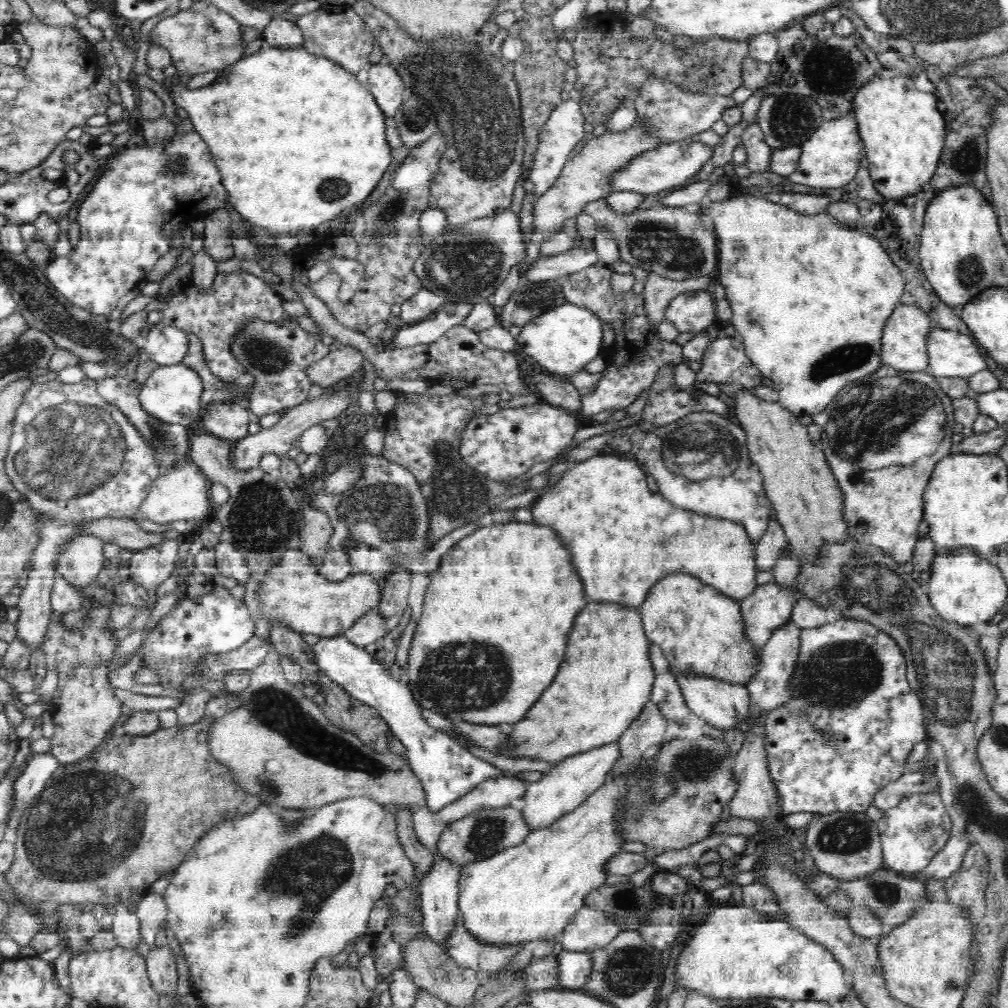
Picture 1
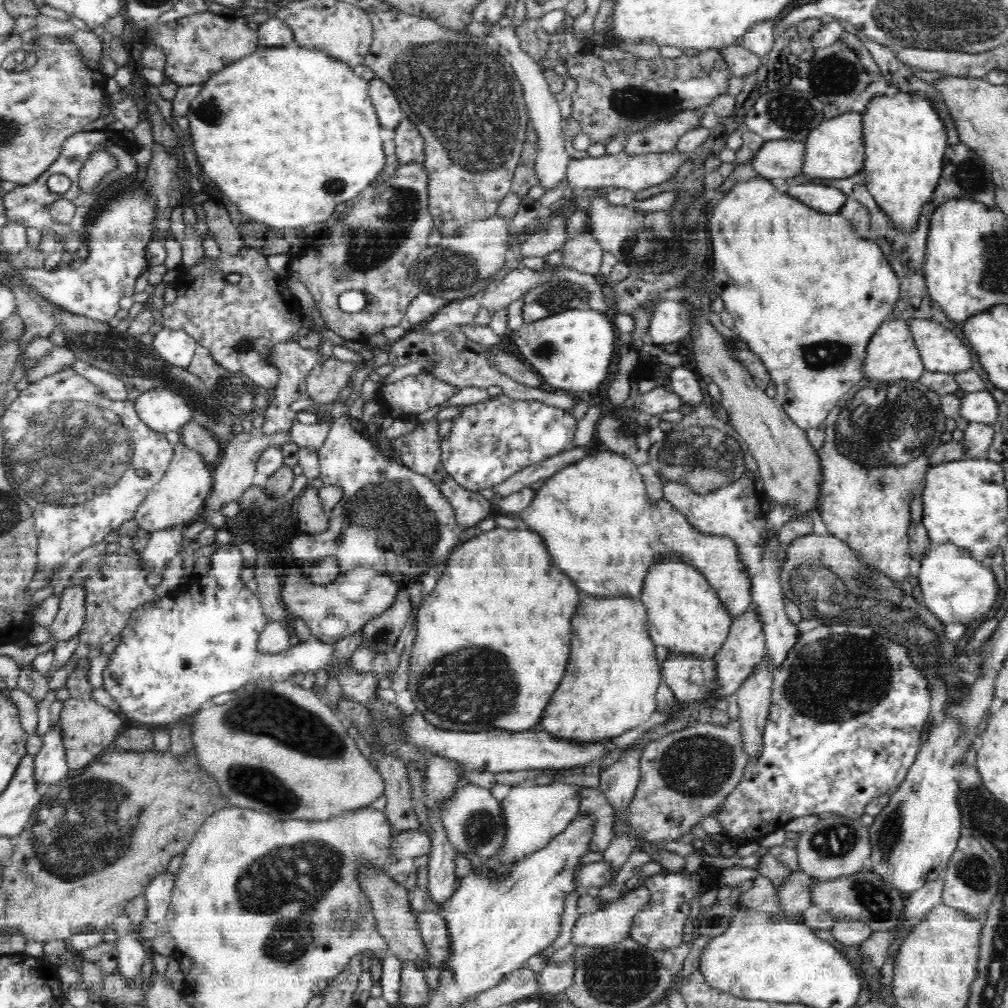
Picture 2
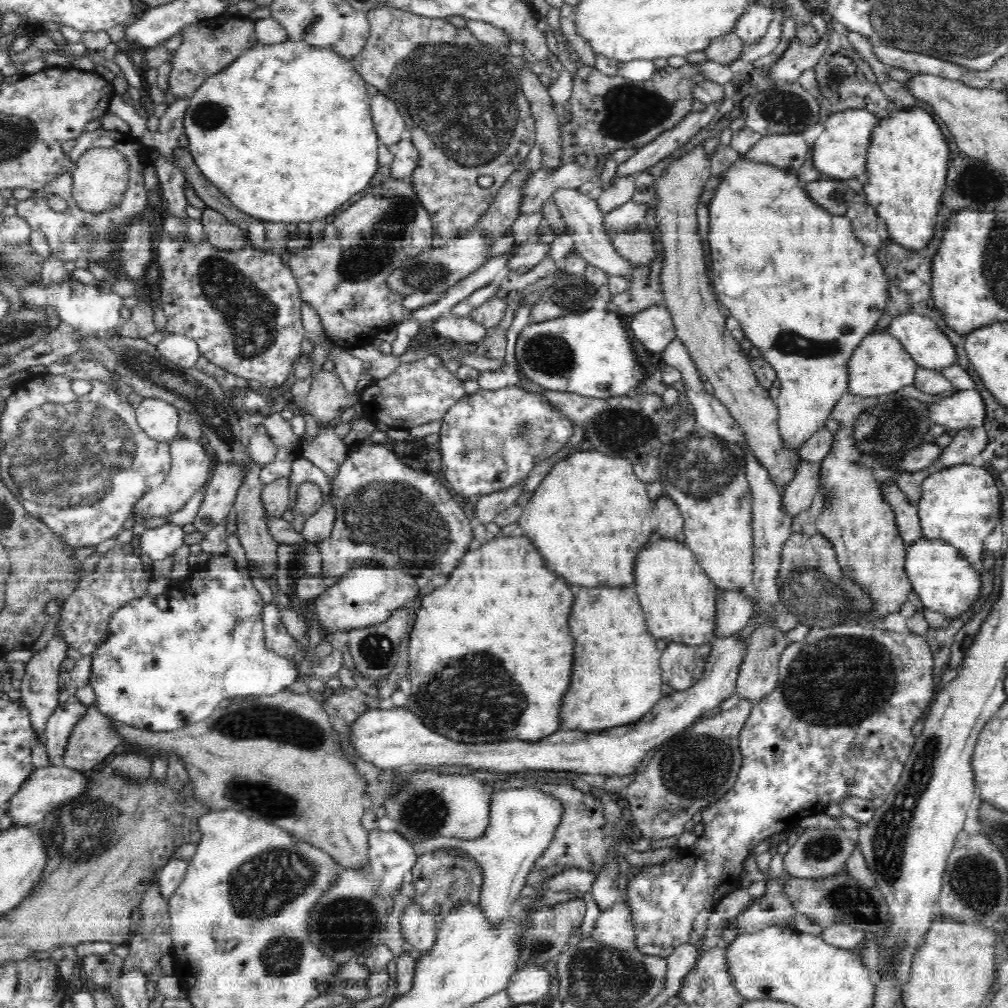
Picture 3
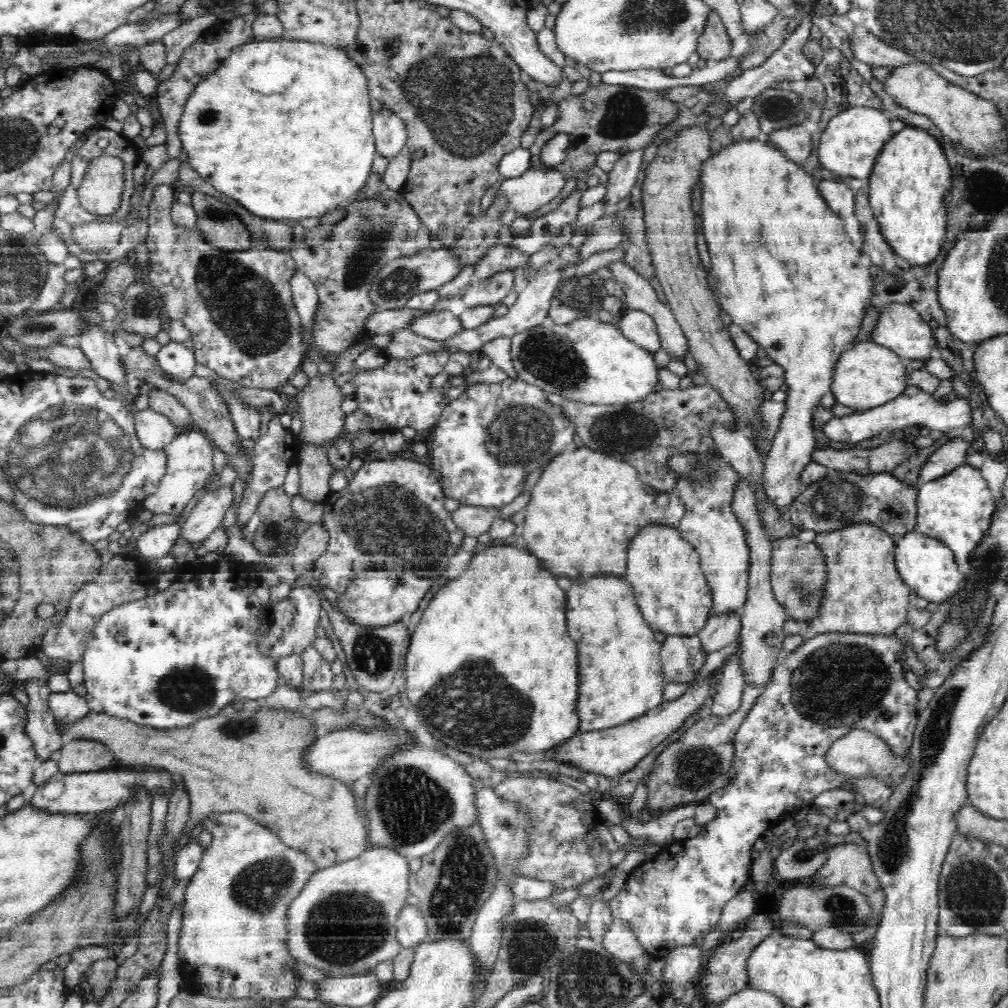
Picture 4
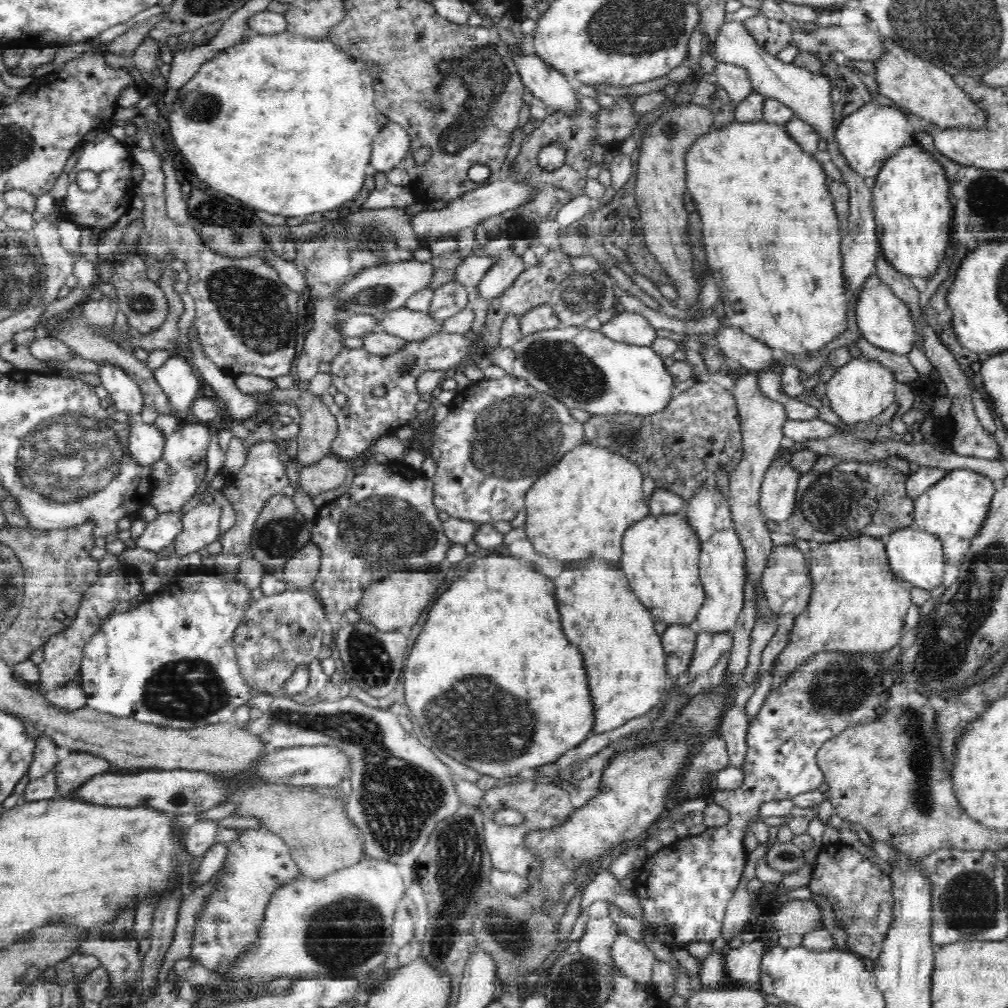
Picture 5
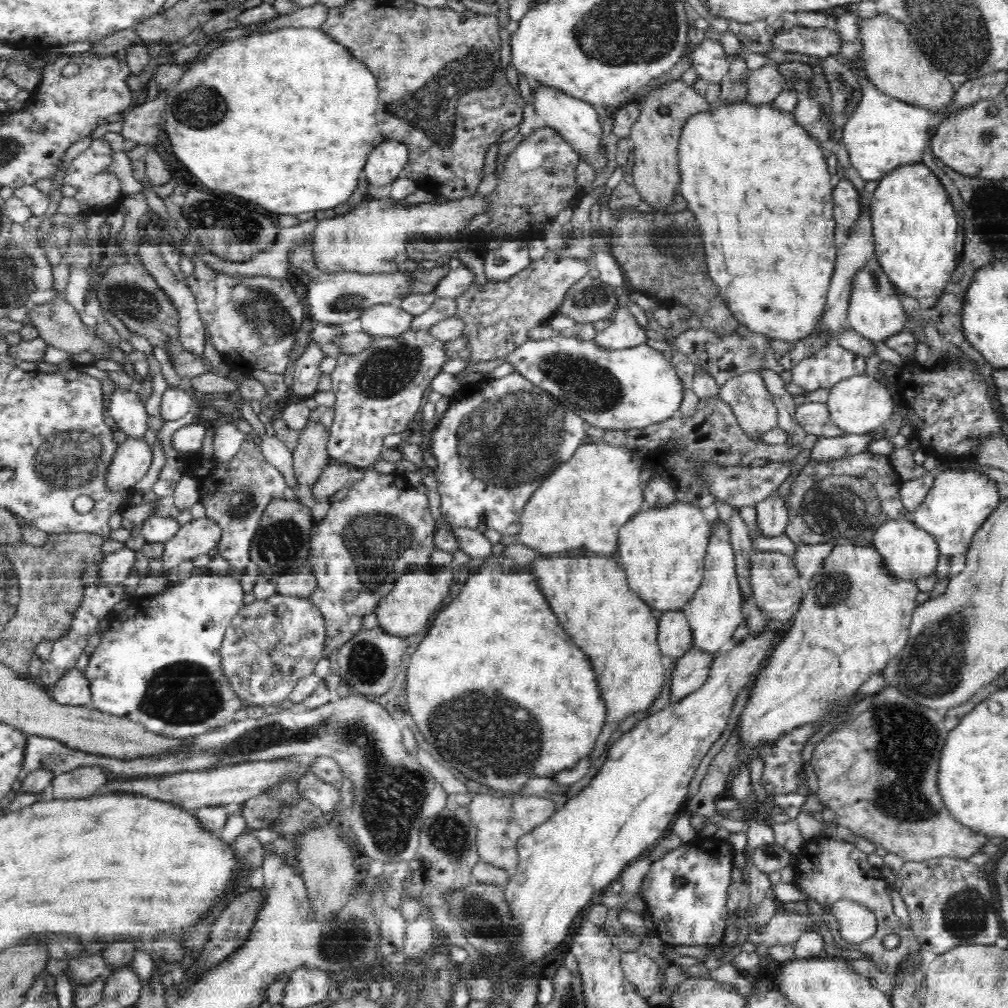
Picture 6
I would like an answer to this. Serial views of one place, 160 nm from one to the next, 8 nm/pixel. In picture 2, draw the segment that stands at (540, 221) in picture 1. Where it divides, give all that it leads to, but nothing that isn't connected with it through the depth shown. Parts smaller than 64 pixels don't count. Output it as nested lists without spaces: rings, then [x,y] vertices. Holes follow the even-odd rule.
[[[554,218],[550,222],[550,226],[542,228],[542,230],[538,226],[538,230],[532,236],[528,236],[520,245],[519,251],[522,256],[524,258],[528,258],[528,256],[544,257],[555,250],[560,250],[560,246],[564,246],[564,242],[567,240],[564,226],[566,226],[564,218],[562,220]]]

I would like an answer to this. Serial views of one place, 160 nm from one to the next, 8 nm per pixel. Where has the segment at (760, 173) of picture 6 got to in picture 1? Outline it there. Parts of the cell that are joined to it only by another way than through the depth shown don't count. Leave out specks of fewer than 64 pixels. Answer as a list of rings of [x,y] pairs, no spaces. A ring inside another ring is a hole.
[[[744,194],[738,197],[730,197],[718,202],[699,205],[699,214],[714,229],[718,241],[718,264],[714,274],[714,281],[722,284],[725,288],[725,298],[730,303],[733,316],[730,322],[737,331],[737,336],[743,343],[745,354],[750,358],[752,364],[763,375],[763,379],[776,392],[778,402],[795,416],[812,415],[822,412],[832,400],[844,388],[854,382],[858,382],[870,374],[879,370],[882,366],[882,334],[888,318],[891,318],[894,310],[901,303],[901,296],[905,292],[906,283],[902,273],[897,266],[894,266],[892,259],[884,247],[872,238],[870,234],[864,234],[862,230],[854,230],[839,223],[826,212],[815,215],[798,213],[784,205],[777,205],[768,201],[763,194]]]

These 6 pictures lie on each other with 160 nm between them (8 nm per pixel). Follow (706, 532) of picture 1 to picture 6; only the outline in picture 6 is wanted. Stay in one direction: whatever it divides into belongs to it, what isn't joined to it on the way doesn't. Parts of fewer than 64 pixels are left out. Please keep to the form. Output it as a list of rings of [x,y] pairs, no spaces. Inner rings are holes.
[[[586,442],[580,446],[572,456],[570,462],[560,466],[552,476],[548,476],[540,488],[530,496],[518,524],[521,529],[518,534],[518,542],[529,546],[540,554],[556,554],[564,550],[584,548],[586,554],[612,554],[618,548],[618,530],[622,524],[626,524],[632,516],[642,509],[659,509],[671,505],[677,501],[677,494],[664,477],[652,474],[646,486],[642,490],[640,474],[642,474],[643,462],[634,456],[630,450],[614,448],[608,444],[592,444]],[[692,647],[676,659],[670,683],[669,697],[672,703],[682,700],[704,684],[714,658],[714,654],[701,652]]]

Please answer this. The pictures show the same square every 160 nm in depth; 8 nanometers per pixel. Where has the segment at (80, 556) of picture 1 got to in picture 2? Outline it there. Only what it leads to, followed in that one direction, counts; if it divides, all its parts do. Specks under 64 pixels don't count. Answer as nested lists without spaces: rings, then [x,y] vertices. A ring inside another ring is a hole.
[[[83,582],[66,588],[62,594],[58,614],[49,626],[50,636],[56,645],[79,634],[85,619],[86,593],[84,593]]]

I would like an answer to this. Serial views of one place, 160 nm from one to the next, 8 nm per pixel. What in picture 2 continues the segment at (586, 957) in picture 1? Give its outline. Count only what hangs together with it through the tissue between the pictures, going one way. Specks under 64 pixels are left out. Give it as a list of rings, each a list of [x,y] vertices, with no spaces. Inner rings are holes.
[[[573,955],[568,960],[561,965],[548,962],[536,973],[537,994],[548,998],[559,997],[574,982]]]

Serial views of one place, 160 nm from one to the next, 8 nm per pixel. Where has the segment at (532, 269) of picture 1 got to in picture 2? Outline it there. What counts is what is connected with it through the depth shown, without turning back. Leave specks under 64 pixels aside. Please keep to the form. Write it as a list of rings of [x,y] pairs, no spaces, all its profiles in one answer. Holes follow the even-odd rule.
[[[521,265],[510,271],[499,283],[486,288],[479,297],[481,308],[474,325],[487,326],[496,312],[508,309],[514,300],[518,300],[528,290],[554,278],[552,273],[555,267],[548,268],[545,265],[542,270],[536,271]]]

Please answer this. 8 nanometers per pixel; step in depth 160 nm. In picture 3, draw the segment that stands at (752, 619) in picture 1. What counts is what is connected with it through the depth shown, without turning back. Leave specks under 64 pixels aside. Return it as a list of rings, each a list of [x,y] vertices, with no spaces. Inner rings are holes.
[[[738,634],[729,635],[728,638],[714,638],[711,642],[712,648],[708,657],[707,668],[703,676],[690,689],[683,691],[674,691],[670,695],[665,694],[638,722],[630,725],[617,726],[614,729],[604,729],[599,732],[584,733],[577,730],[556,730],[554,734],[540,738],[536,742],[524,742],[523,739],[508,738],[504,742],[476,742],[476,744],[464,744],[456,742],[446,735],[438,734],[434,730],[428,730],[425,724],[420,722],[418,716],[414,716],[410,710],[400,707],[384,706],[369,710],[359,716],[352,727],[348,738],[353,746],[352,750],[356,752],[358,758],[364,762],[370,762],[382,770],[402,766],[431,766],[439,767],[441,765],[459,765],[470,766],[474,771],[494,770],[494,772],[520,773],[523,770],[554,770],[554,771],[572,771],[584,774],[601,774],[602,776],[626,776],[636,772],[640,766],[642,758],[646,756],[648,750],[655,746],[659,748],[667,742],[672,736],[678,734],[685,728],[688,728],[696,718],[701,716],[708,708],[714,708],[728,698],[735,690],[740,665],[743,658],[746,657],[747,639],[742,641],[738,639]]]

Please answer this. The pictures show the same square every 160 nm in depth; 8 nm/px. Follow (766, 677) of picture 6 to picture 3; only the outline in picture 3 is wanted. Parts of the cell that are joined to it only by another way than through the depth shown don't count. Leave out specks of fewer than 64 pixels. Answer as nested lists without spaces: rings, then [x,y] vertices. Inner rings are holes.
[[[846,393],[836,401],[830,414],[830,418],[840,423],[840,428],[834,434],[833,448],[820,464],[820,487],[822,484],[825,486],[824,508],[815,525],[817,532],[833,544],[837,562],[843,570],[875,599],[875,605],[871,608],[873,615],[863,618],[868,623],[884,620],[888,614],[900,612],[911,591],[911,582],[905,570],[908,546],[899,535],[894,508],[887,502],[883,486],[887,485],[888,481],[896,481],[902,473],[899,470],[902,469],[906,453],[922,446],[922,436],[928,432],[930,426],[928,413],[928,406],[924,406],[922,402],[914,398],[896,398],[896,393],[880,394],[870,398]]]

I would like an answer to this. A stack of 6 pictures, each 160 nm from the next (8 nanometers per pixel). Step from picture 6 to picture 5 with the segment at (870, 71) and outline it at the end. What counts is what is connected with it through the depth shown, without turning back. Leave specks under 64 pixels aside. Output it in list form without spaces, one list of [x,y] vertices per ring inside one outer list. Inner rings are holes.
[[[888,38],[884,39],[888,42],[887,53],[874,63],[874,79],[880,95],[890,98],[896,106],[917,115],[925,124],[936,124],[939,130],[980,129],[987,124],[988,112],[976,106],[970,95],[956,84],[951,74],[912,51],[893,44]]]

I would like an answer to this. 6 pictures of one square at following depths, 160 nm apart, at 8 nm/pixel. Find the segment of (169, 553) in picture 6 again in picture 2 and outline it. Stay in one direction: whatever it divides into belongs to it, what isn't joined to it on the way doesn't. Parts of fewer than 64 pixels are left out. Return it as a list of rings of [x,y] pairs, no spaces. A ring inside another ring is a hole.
[[[244,430],[241,433],[234,434],[228,444],[223,447],[224,456],[216,464],[213,472],[213,485],[209,497],[199,512],[198,519],[209,523],[208,519],[204,518],[203,511],[205,509],[220,512],[222,506],[226,506],[228,502],[240,498],[240,495],[244,494],[244,491],[252,486],[252,478],[257,468],[258,459],[262,456],[264,450],[268,450],[270,446],[280,448],[286,442],[294,442],[290,430],[288,432],[276,432],[276,434],[263,434],[260,437],[254,437]]]

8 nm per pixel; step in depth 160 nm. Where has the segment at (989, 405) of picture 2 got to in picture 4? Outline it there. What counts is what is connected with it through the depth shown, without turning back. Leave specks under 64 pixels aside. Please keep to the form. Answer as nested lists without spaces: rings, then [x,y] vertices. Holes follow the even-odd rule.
[[[907,386],[907,389],[900,396],[882,404],[880,406],[865,410],[856,411],[843,417],[832,417],[828,419],[828,422],[821,426],[821,433],[829,440],[841,443],[859,443],[866,438],[874,438],[882,432],[888,432],[888,430],[898,430],[898,428],[906,428],[908,426],[911,430],[915,430],[917,427],[926,426],[930,429],[940,430],[946,435],[949,435],[952,439],[961,437],[966,433],[969,433],[972,429],[972,409],[968,400],[963,398],[952,396],[947,403],[939,403],[938,399],[934,399],[932,394],[922,391],[916,386]]]

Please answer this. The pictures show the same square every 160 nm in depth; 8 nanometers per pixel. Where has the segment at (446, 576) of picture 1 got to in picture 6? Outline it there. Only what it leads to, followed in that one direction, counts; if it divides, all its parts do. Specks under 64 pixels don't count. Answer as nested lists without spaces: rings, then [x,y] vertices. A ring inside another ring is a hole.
[[[491,558],[482,564],[476,572],[469,575],[463,587],[460,594],[434,616],[433,622],[427,629],[416,652],[405,661],[409,711],[416,726],[420,728],[420,732],[424,734],[424,738],[428,742],[438,738],[440,742],[452,744],[450,748],[438,748],[438,752],[460,774],[474,780],[474,782],[490,787],[499,795],[520,793],[530,778],[537,776],[553,778],[558,772],[574,768],[579,760],[586,758],[594,750],[596,740],[606,723],[604,699],[600,696],[600,689],[596,686],[596,674],[592,670],[592,664],[588,662],[588,656],[568,638],[568,634],[558,624],[556,616],[548,608],[548,600],[542,596],[542,592],[538,588],[534,574],[524,570],[504,571],[500,559]]]

